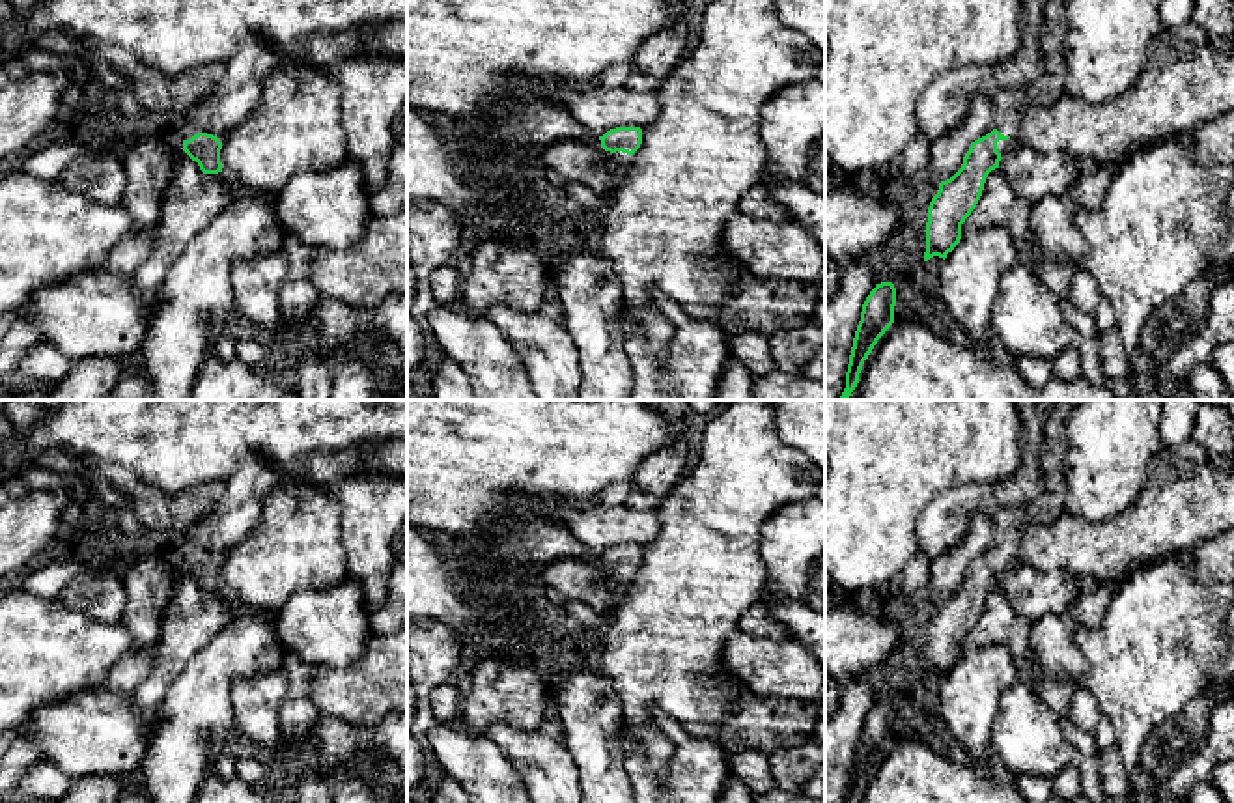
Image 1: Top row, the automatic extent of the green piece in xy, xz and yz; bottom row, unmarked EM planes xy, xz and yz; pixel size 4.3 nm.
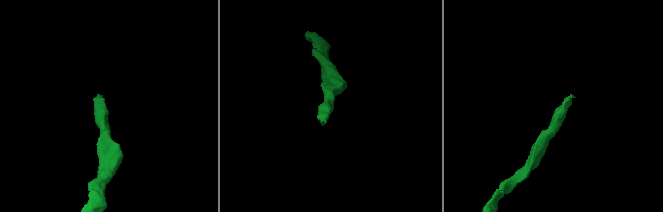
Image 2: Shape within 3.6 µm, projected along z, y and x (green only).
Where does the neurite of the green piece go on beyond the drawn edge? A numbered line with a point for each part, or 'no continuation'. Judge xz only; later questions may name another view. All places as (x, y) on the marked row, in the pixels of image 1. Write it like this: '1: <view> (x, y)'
1: xz (620, 161)

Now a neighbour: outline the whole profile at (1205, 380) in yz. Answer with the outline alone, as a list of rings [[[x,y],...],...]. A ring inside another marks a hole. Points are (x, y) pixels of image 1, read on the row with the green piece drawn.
[[[1197,364],[1191,368],[1187,381],[1195,400],[1234,400],[1227,381],[1213,364]]]

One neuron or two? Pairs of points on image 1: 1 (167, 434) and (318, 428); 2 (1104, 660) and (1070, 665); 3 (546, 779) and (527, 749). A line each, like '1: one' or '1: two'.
1: one
2: two
3: one

